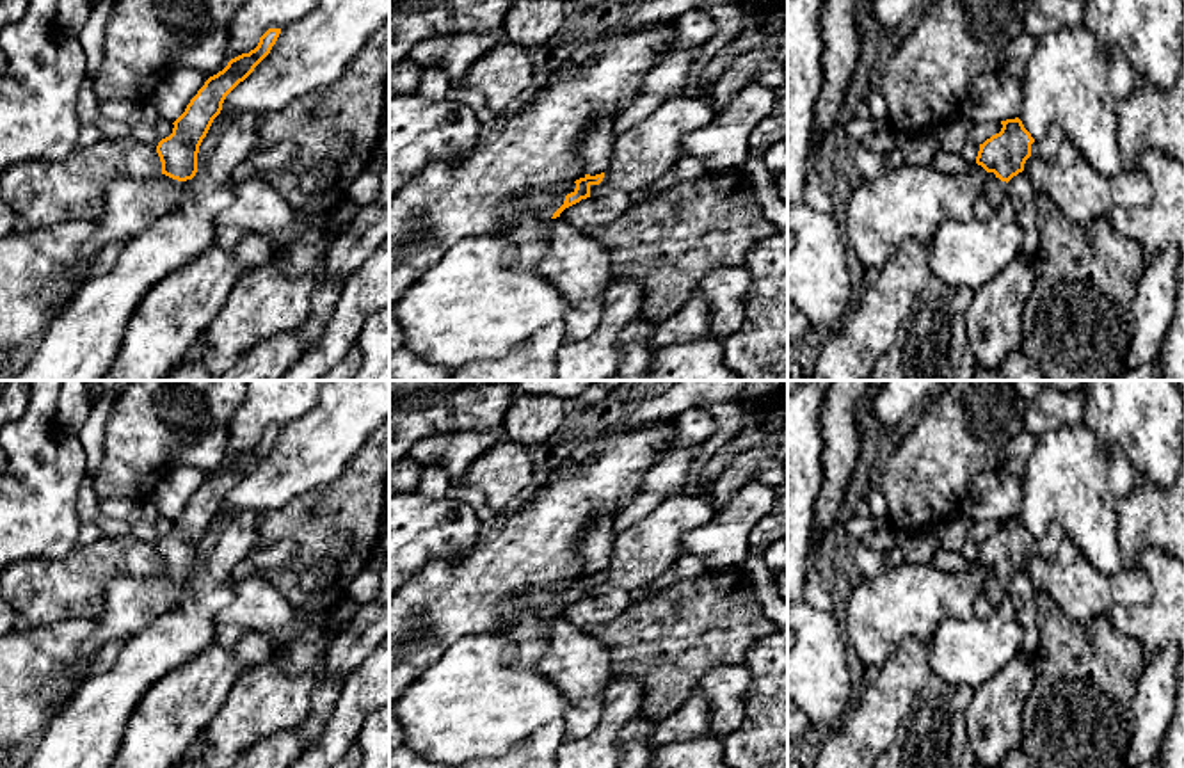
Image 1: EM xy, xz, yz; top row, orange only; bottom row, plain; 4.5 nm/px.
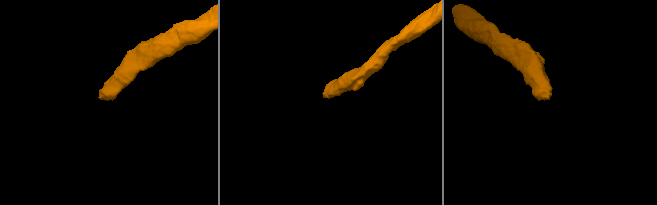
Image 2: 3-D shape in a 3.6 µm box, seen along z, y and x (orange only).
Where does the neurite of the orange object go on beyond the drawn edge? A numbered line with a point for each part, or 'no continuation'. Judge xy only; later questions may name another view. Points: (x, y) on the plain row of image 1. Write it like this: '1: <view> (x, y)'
1: xy (130, 603)

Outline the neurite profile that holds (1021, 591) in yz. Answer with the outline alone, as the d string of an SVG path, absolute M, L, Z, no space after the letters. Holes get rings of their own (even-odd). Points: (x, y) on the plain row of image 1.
M1022 569L1008 580L1008 597L1017 612L1017 620L1024 631L1020 652L1033 658L1038 649L1038 622L1036 622L1036 606L1035 606L1036 590Z

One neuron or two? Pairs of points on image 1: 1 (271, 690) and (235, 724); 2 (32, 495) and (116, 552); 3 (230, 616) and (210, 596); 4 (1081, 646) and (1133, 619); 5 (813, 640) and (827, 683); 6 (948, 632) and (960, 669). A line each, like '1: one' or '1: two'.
1: one
2: two
3: two
4: two
5: one
6: one

